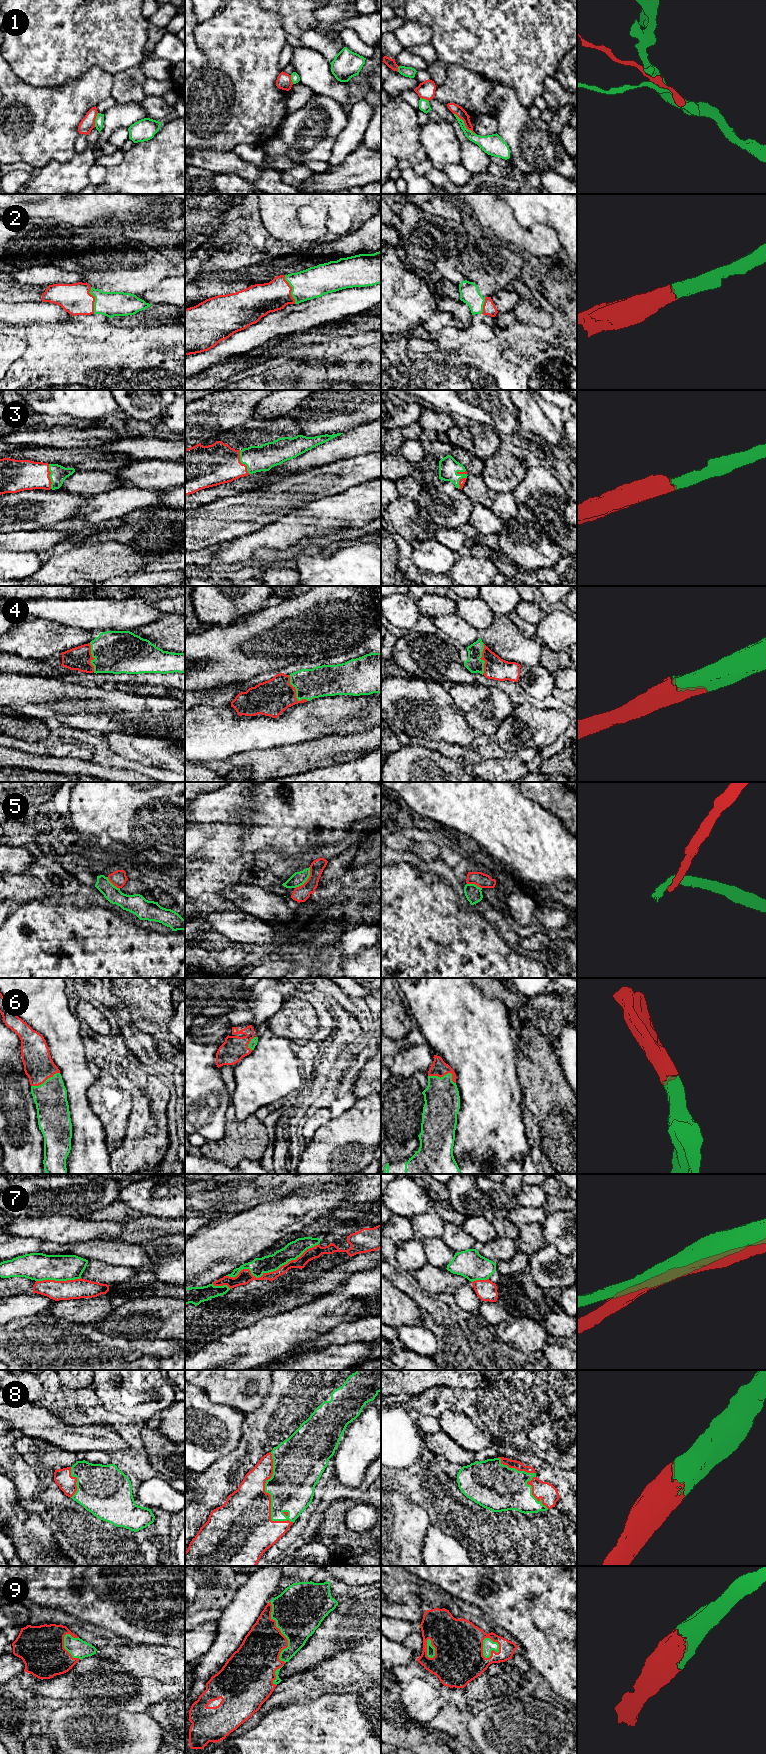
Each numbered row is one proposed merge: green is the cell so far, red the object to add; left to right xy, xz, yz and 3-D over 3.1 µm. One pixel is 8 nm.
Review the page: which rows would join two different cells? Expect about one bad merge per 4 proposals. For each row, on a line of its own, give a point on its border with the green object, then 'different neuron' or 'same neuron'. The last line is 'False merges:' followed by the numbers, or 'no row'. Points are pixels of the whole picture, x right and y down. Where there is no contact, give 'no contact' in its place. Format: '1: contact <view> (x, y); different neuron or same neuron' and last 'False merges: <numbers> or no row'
1: contact yz (464, 124); different neuron
2: contact xz (292, 289); same neuron
3: contact xz (241, 462); same neuron
4: contact xz (296, 692); same neuron
5: contact xz (307, 878); different neuron
6: contact yz (444, 1075); same neuron
7: contact xz (271, 1271); different neuron
8: contact xz (271, 1496); same neuron
9: contact xz (281, 1632); same neuron
False merges: 1, 5, 7

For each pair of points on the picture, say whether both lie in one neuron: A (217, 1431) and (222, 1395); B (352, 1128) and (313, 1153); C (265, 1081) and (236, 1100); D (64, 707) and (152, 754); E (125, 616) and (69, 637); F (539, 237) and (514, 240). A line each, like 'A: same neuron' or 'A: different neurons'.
A: different neurons
B: same neuron
C: same neuron
D: different neurons
E: different neurons
F: same neuron

